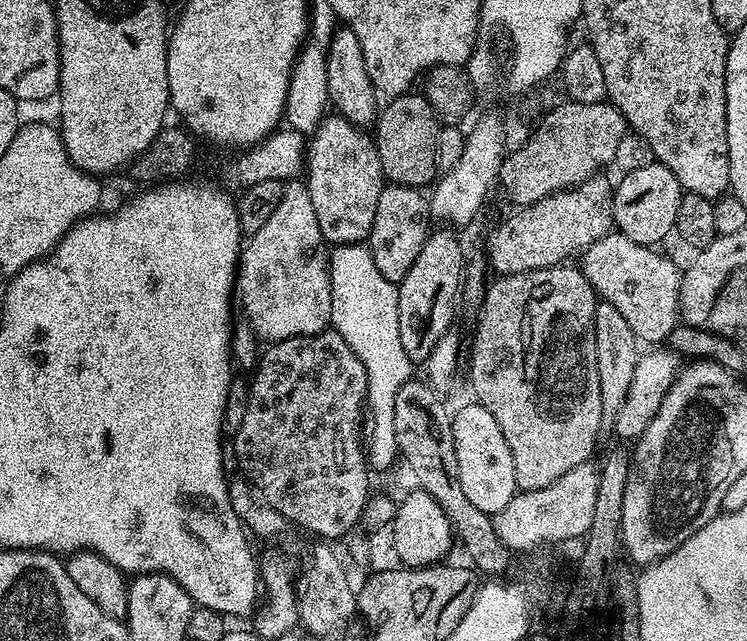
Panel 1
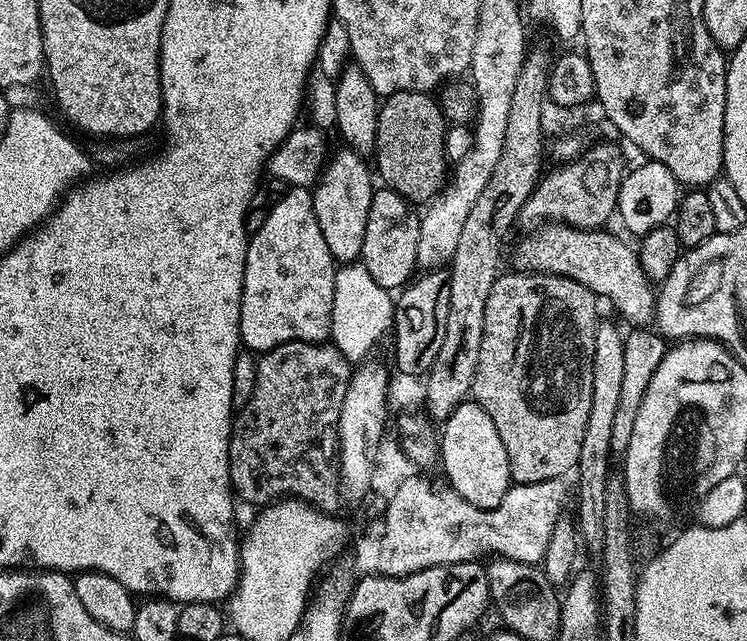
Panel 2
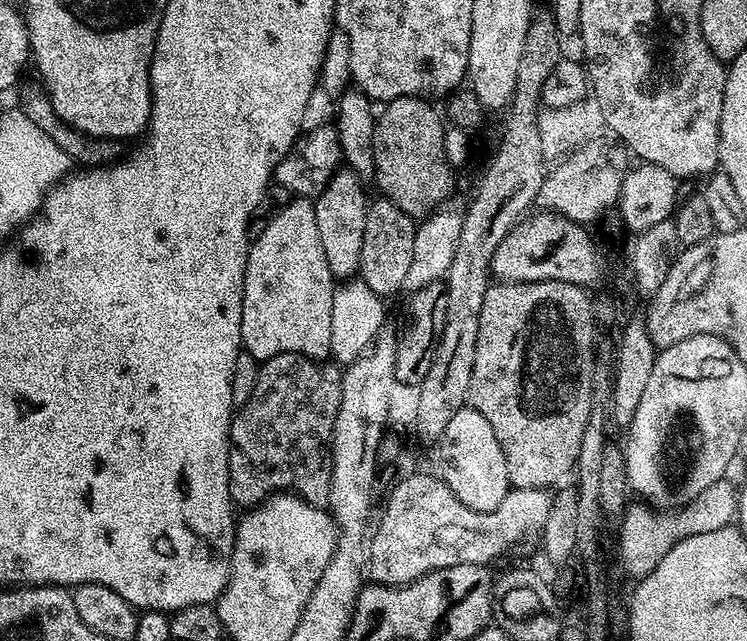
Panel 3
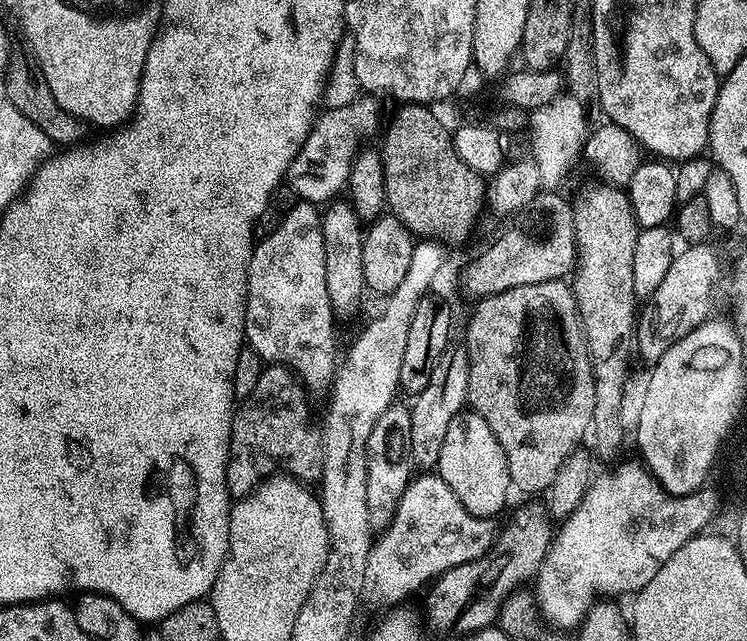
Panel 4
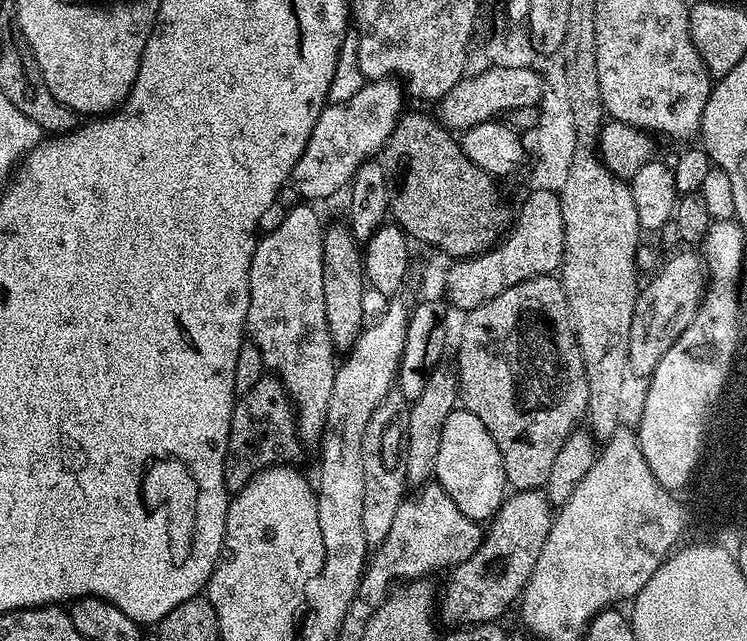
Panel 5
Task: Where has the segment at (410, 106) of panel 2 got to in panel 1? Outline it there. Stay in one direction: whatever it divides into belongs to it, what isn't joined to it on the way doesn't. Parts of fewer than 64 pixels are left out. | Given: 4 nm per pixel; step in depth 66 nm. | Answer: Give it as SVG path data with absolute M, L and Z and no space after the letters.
M405 94L389 99L388 105L379 109L374 121L374 139L385 177L393 184L423 189L424 184L433 183L438 172L436 143L442 124L437 120L430 102L423 94L412 95Z

